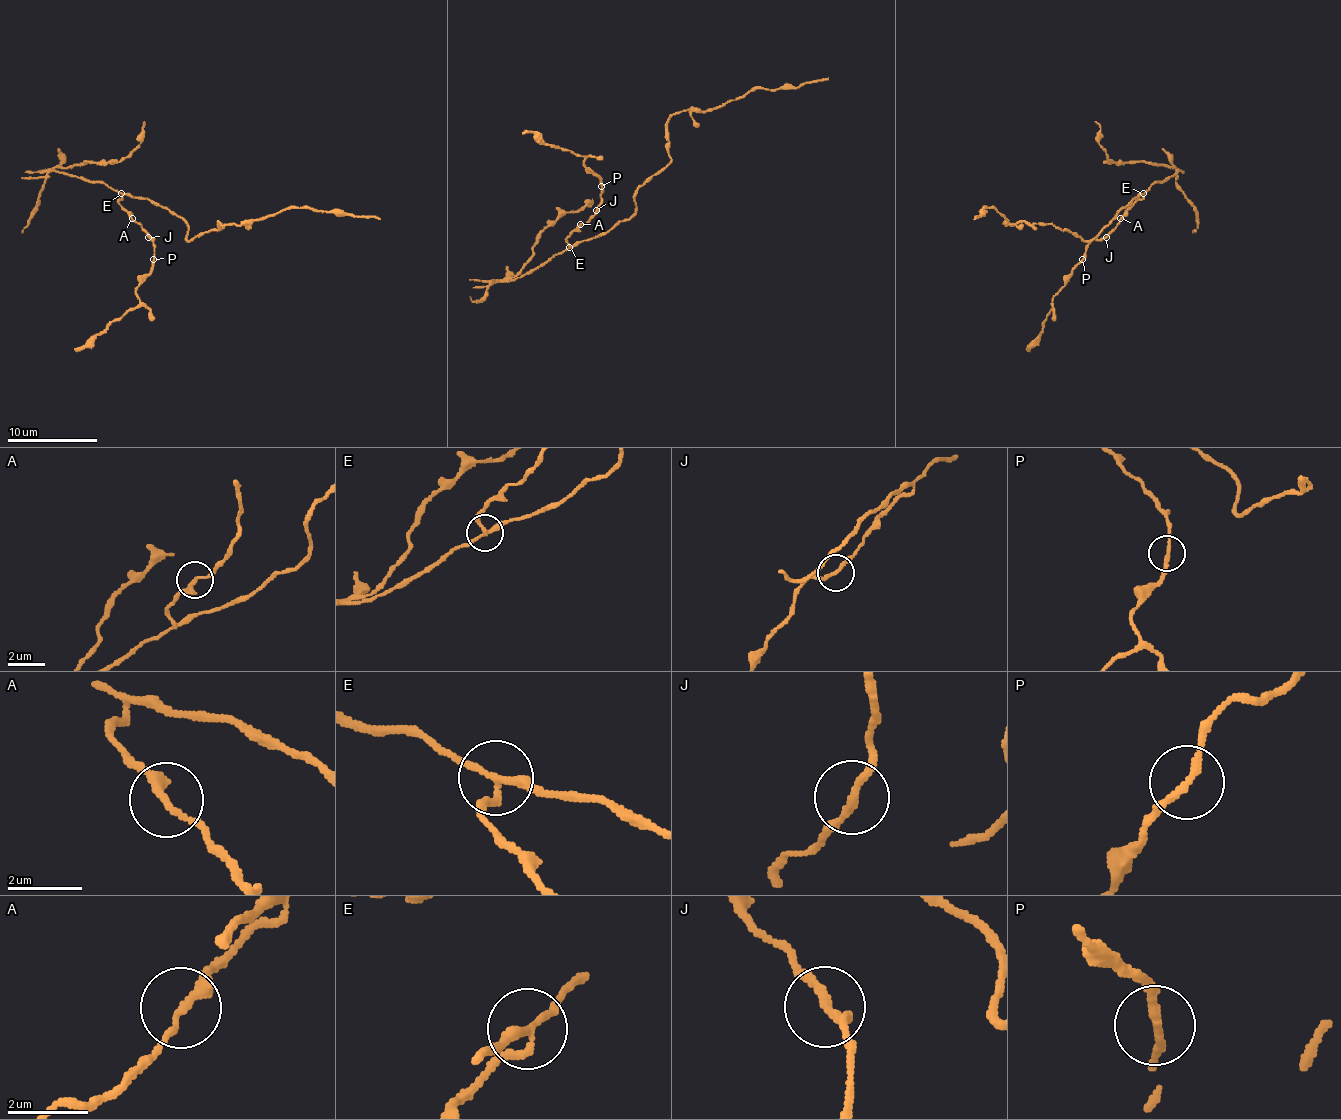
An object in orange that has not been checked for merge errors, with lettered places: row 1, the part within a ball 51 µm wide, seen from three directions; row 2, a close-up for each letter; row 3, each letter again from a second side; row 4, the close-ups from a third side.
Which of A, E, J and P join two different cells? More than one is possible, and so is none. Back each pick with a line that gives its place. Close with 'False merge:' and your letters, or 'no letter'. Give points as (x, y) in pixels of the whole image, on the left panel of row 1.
E: place (121, 193)
P: place (153, 259)
False merge: E, P

